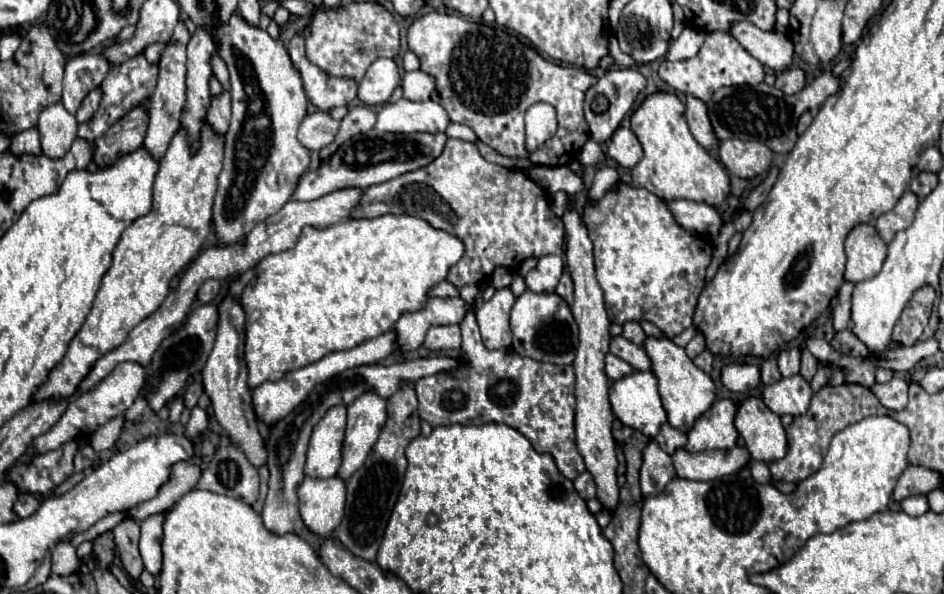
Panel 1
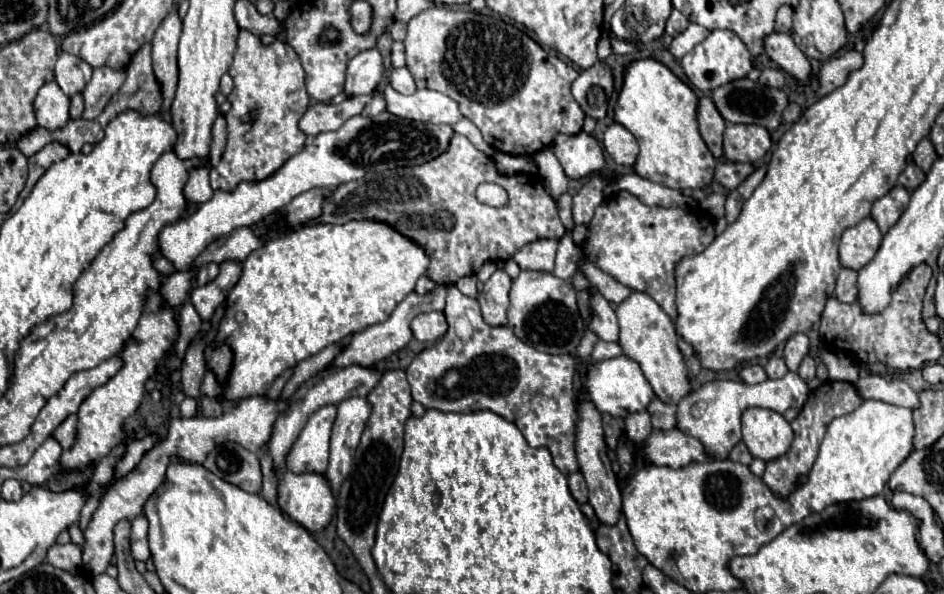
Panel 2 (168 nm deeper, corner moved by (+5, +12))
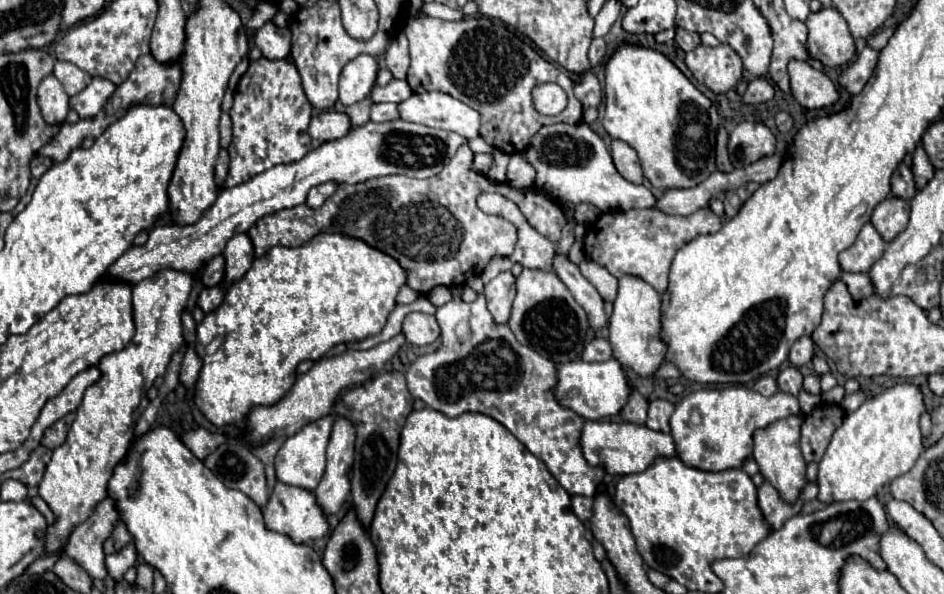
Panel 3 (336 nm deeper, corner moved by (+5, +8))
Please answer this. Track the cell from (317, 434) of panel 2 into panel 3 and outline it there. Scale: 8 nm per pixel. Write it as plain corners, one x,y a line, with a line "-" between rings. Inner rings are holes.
323,416
283,442
283,446
279,448
279,452
275,456
275,472
277,472
279,482
299,486
309,492
313,492
317,488
317,484
325,472
325,450
327,450
333,422
335,422
333,416

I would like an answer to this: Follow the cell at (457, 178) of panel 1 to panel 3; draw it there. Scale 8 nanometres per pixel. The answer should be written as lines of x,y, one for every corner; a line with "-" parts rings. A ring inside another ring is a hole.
461,146
457,154
451,158
451,162
433,178
417,180
409,176
385,176
385,178
373,178
369,182
361,184
341,184
337,192
325,200
319,208
309,208
307,204
299,204
295,208
279,210
275,214
267,214
255,222
255,226
249,228
247,234
259,234
257,238
257,256
263,256
273,246
303,246
313,236
321,232
339,232
349,238
357,238
367,242
371,248
381,250
383,254
395,258
401,268
407,272
407,286
411,286
419,294
429,294
435,286
463,286
467,278
479,276
483,268
489,264
495,256
511,256
515,242
517,242
517,230
511,222
499,216
489,216
477,208
477,196
481,192
497,192
511,202
519,206
523,216
529,220
529,224
541,232
545,238
549,238
553,244
559,242
561,230
567,224
565,212
559,204
551,202
537,190
513,190
507,184
491,184
485,176
471,170
473,152
469,146

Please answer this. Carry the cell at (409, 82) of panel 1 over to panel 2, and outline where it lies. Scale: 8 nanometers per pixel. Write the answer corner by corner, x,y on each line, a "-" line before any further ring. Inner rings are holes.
407,66
395,68
395,70
391,72
391,86
393,86
397,92
401,92
401,94
413,94
413,92
417,90
415,80
413,80
413,76
411,76
411,72
409,72

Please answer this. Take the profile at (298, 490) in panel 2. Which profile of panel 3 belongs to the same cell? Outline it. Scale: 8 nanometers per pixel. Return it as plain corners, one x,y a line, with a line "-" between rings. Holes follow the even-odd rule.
277,482
273,488
273,494
263,510
263,520
267,530
273,532
281,532
285,536
289,536
295,544
307,544
315,538
323,538
329,532
329,524
327,518
323,514
323,510
319,508
319,504
315,502
313,492
297,488
297,486
287,486
283,482

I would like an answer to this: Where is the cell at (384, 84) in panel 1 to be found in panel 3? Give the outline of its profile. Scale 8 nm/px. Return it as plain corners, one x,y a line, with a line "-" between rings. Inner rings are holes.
363,54
347,62
343,68
343,80
339,80
339,100
345,106
365,100
371,88
375,86
375,76
377,76
377,62
373,56

